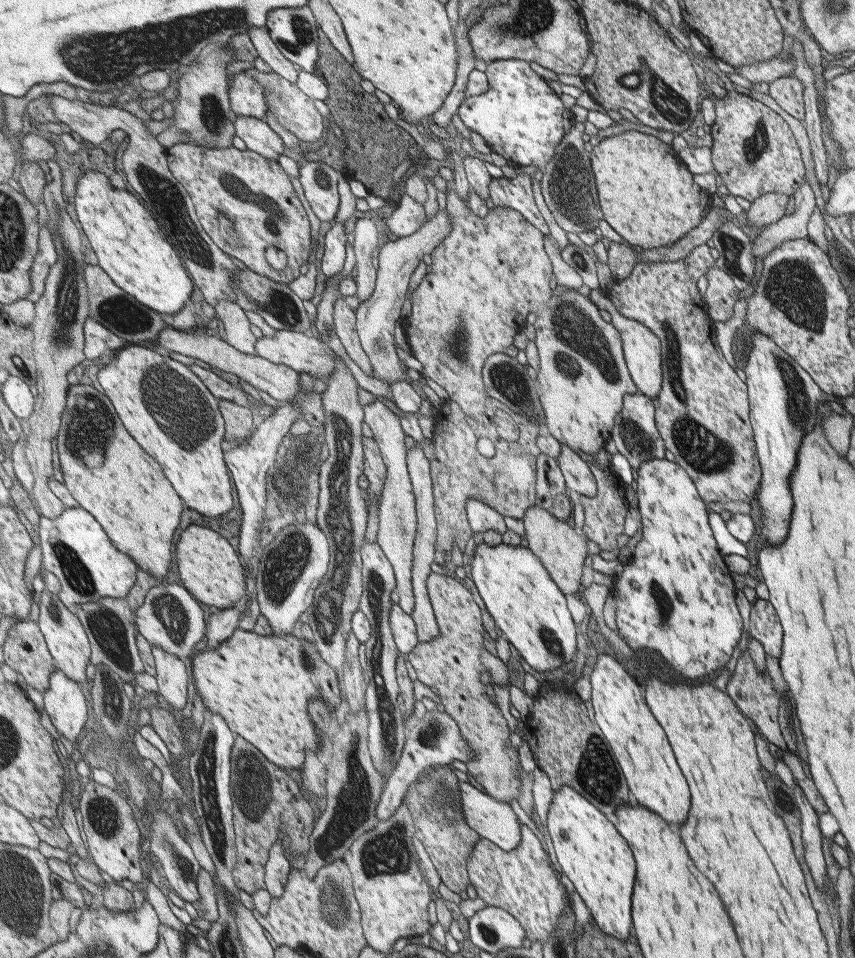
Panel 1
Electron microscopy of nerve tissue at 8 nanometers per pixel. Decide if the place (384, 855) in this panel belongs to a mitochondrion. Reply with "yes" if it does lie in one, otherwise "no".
yes

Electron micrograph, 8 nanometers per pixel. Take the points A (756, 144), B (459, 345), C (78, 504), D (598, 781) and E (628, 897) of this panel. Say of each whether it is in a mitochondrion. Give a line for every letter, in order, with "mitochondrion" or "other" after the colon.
A: mitochondrion
B: mitochondrion
C: other
D: mitochondrion
E: other

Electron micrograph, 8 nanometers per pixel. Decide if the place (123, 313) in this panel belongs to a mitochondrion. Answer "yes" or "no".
yes

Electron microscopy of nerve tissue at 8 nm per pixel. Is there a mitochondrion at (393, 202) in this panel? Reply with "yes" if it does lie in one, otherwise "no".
no

